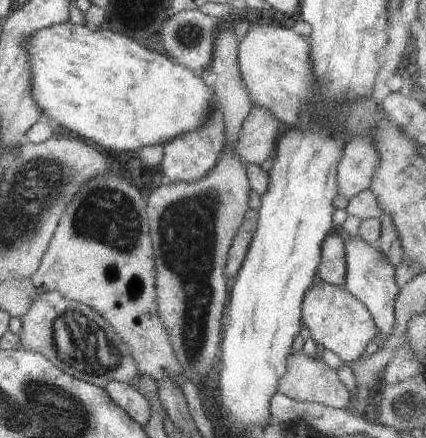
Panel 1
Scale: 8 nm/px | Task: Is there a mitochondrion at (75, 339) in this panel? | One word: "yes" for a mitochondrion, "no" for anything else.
yes

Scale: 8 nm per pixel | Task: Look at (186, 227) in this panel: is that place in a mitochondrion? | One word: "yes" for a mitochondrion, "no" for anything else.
yes

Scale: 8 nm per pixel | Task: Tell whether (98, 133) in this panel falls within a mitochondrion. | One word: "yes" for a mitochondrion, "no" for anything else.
no

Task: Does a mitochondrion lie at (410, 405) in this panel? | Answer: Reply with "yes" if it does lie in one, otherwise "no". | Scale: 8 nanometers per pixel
yes

